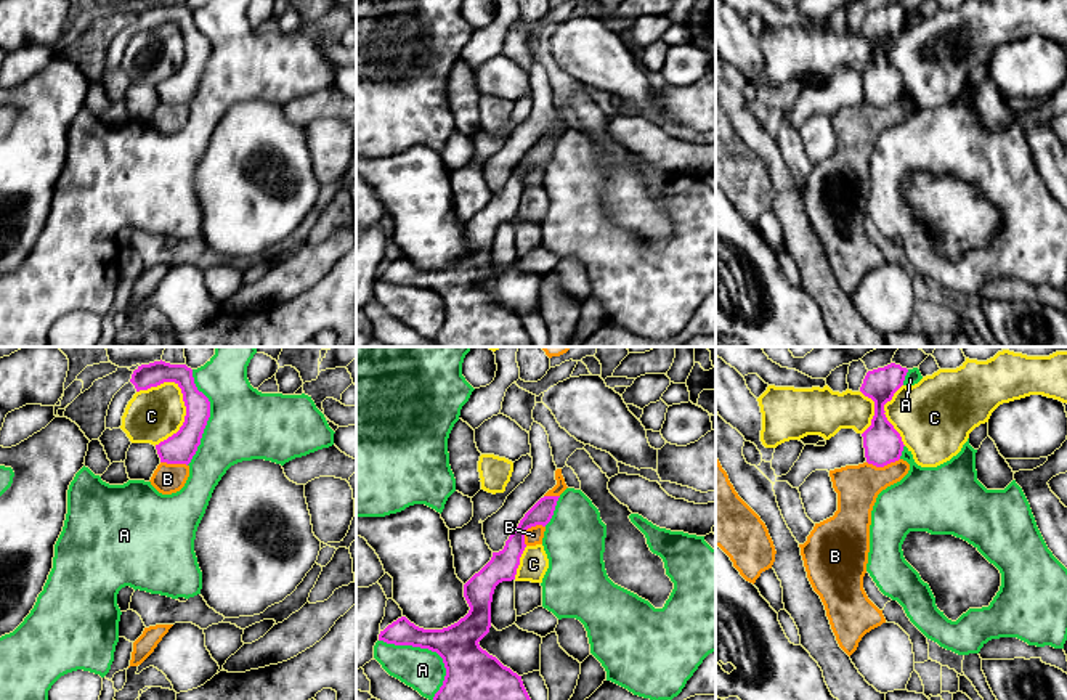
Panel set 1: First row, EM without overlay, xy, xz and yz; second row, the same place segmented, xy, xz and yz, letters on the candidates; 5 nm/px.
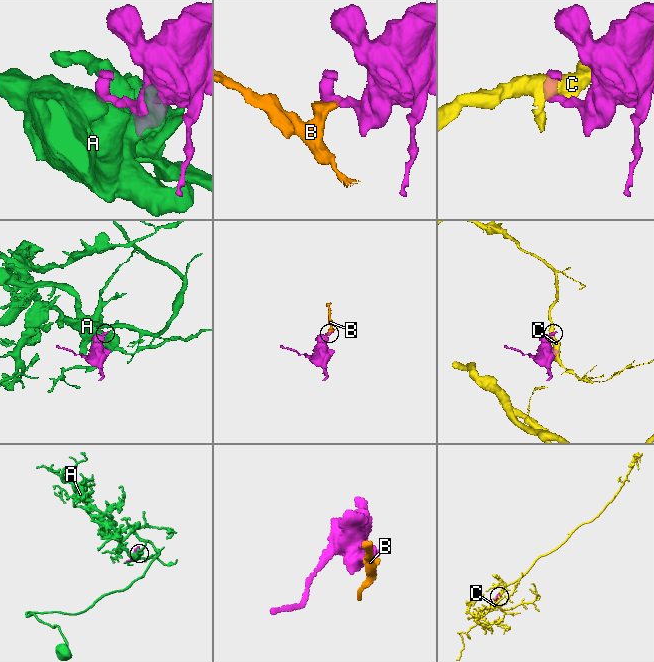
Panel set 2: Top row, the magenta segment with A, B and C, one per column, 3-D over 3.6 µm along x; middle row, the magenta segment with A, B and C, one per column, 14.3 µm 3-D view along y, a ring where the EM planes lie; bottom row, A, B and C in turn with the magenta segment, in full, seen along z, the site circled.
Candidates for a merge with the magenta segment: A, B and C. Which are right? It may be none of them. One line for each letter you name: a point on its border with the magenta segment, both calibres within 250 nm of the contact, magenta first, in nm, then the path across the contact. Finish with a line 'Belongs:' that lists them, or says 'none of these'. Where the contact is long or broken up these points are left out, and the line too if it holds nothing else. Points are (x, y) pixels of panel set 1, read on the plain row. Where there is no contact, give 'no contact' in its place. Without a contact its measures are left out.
Belongs: none of these

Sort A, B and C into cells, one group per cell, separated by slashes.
A / B / C

